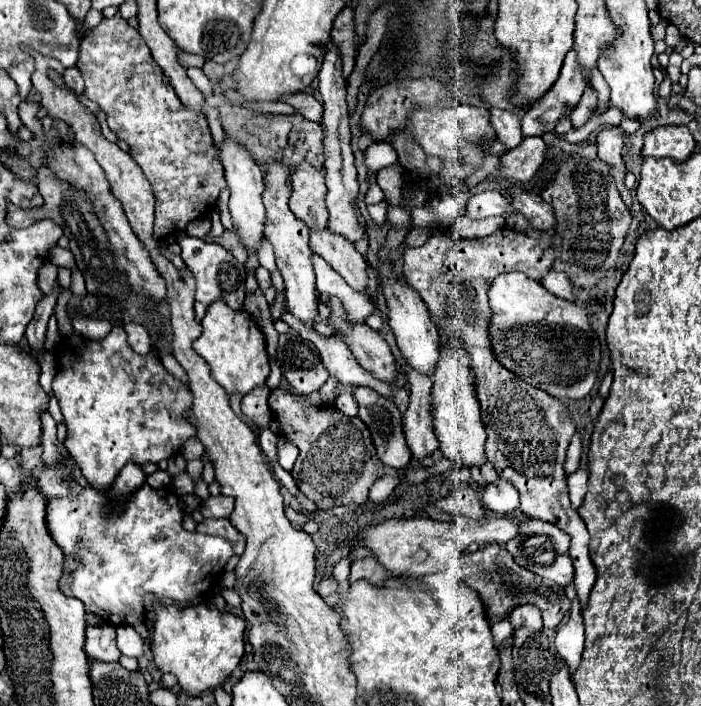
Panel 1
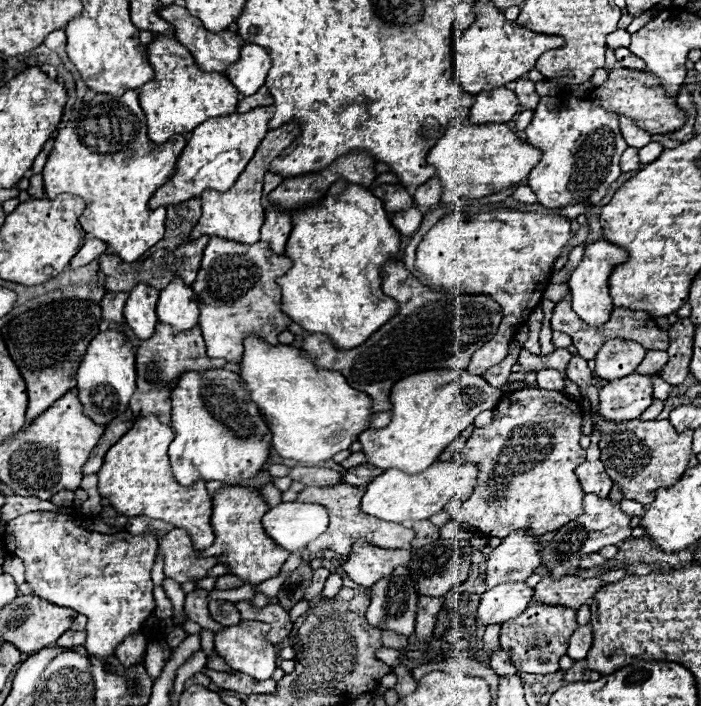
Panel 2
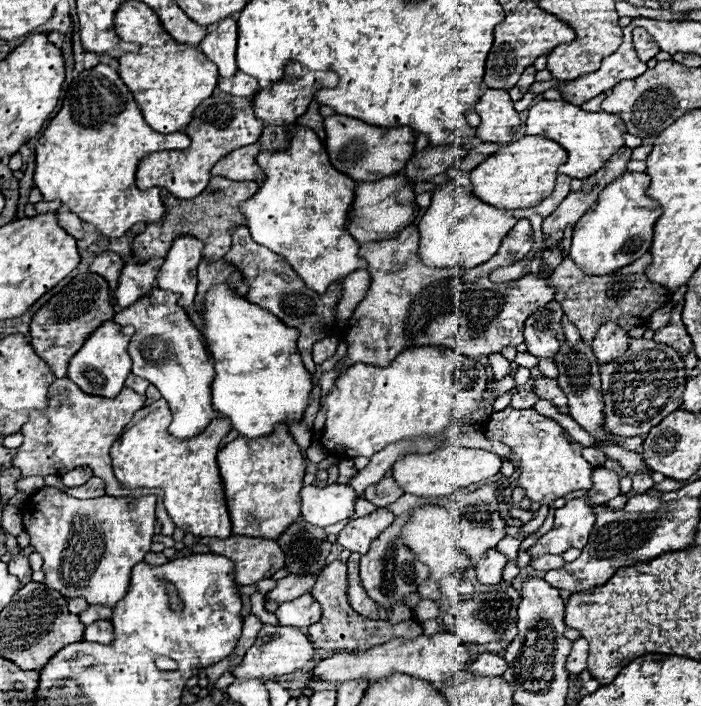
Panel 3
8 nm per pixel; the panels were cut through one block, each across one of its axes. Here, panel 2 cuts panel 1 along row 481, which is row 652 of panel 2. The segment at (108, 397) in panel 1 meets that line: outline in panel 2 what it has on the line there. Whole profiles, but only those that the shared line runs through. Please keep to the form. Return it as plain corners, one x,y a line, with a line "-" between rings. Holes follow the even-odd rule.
26,512
6,524
2,544
24,560
26,582
34,594
64,608
72,608
88,618
88,656
110,658
118,644
142,630
144,620
154,612
150,570
158,542
152,534
132,536
128,532
98,534
80,526
82,514

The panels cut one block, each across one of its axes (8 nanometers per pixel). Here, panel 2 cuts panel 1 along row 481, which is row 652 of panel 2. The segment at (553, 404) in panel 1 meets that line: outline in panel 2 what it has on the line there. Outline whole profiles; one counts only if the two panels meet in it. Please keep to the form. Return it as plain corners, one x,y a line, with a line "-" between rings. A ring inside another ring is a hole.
530,602
530,606
514,620
504,622
500,628
500,644
510,654
510,662
518,666
520,674
552,674
558,672
558,660
568,650
568,640
578,628
576,610
566,606
548,606

